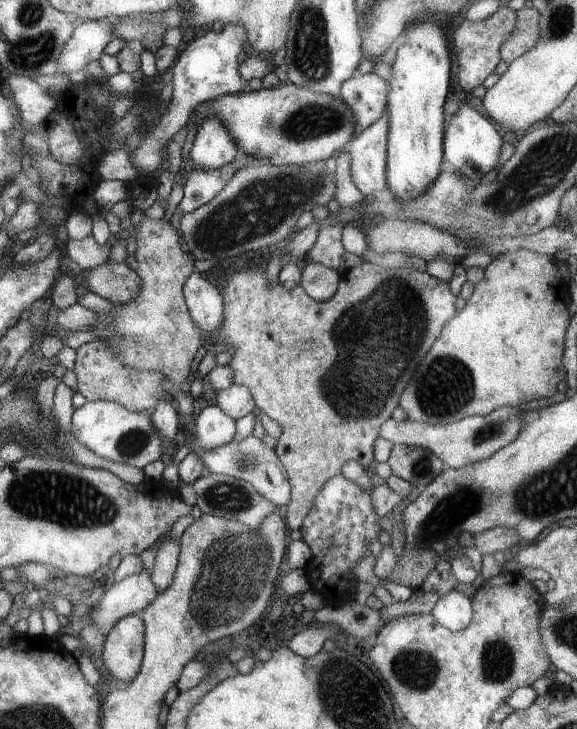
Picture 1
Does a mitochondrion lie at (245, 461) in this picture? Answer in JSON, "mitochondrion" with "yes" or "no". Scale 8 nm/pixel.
{"mitochondrion":"yes"}

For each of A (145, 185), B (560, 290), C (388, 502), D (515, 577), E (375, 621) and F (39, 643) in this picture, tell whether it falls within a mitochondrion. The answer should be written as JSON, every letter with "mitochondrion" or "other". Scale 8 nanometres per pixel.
{"A":"other","B":"other","C":"other","D":"other","E":"other","F":"other"}

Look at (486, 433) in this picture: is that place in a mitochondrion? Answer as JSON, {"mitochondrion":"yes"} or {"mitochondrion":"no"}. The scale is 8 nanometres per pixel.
{"mitochondrion":"yes"}

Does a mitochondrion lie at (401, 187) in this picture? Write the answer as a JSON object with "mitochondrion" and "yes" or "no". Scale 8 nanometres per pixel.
{"mitochondrion":"no"}

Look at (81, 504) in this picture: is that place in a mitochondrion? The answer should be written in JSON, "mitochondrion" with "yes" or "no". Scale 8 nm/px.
{"mitochondrion":"yes"}

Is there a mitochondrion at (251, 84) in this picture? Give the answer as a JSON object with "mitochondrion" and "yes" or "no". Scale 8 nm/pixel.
{"mitochondrion":"no"}

